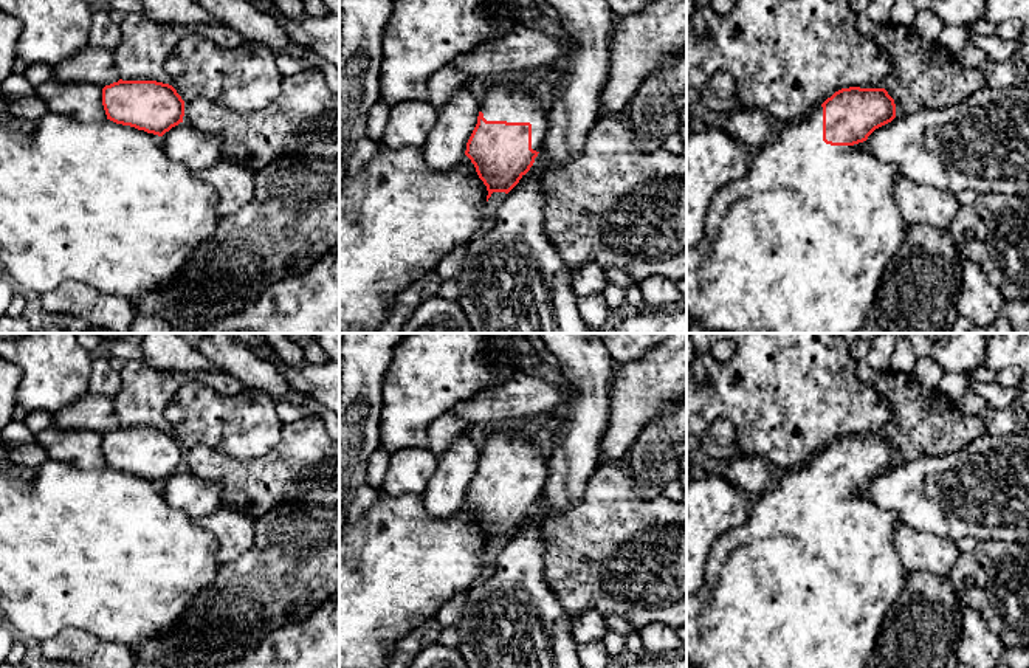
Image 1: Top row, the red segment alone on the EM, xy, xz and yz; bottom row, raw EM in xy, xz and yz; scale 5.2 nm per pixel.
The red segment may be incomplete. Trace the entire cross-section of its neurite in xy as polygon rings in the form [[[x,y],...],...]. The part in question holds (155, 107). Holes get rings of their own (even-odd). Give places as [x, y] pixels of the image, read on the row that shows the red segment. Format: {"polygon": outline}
{"polygon": [[[122,81],[102,88],[102,105],[107,118],[99,122],[81,122],[64,115],[48,113],[39,121],[15,118],[9,126],[0,126],[0,262],[8,279],[20,290],[43,294],[67,281],[85,282],[99,291],[116,294],[133,304],[147,291],[155,291],[175,281],[198,245],[208,242],[217,229],[217,194],[183,163],[166,155],[161,136],[183,122],[184,101],[177,90],[157,81]]]}

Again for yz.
{"polygon": [[[849,87],[835,91],[831,98],[828,98],[820,107],[817,107],[809,116],[804,119],[795,121],[787,124],[778,135],[773,135],[770,141],[767,141],[762,147],[759,147],[758,155],[750,163],[747,174],[735,181],[727,183],[713,198],[711,208],[707,215],[705,223],[705,236],[704,239],[691,248],[687,248],[687,318],[697,319],[707,333],[852,333],[857,330],[865,319],[869,318],[869,312],[872,302],[876,299],[876,293],[879,284],[882,281],[883,271],[894,254],[899,251],[903,242],[903,232],[907,229],[907,223],[903,215],[899,209],[899,205],[893,198],[894,195],[894,178],[899,174],[897,167],[876,158],[871,155],[862,143],[868,139],[868,136],[879,127],[891,122],[896,118],[896,104],[894,99],[888,95],[885,88],[860,88],[860,87]]]}

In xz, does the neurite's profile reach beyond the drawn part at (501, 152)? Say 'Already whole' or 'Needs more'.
Needs more

